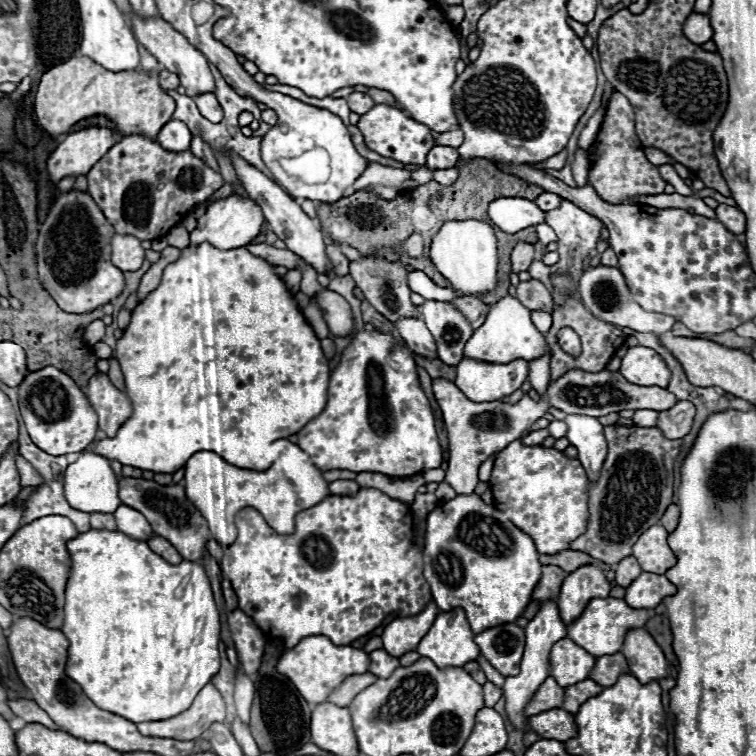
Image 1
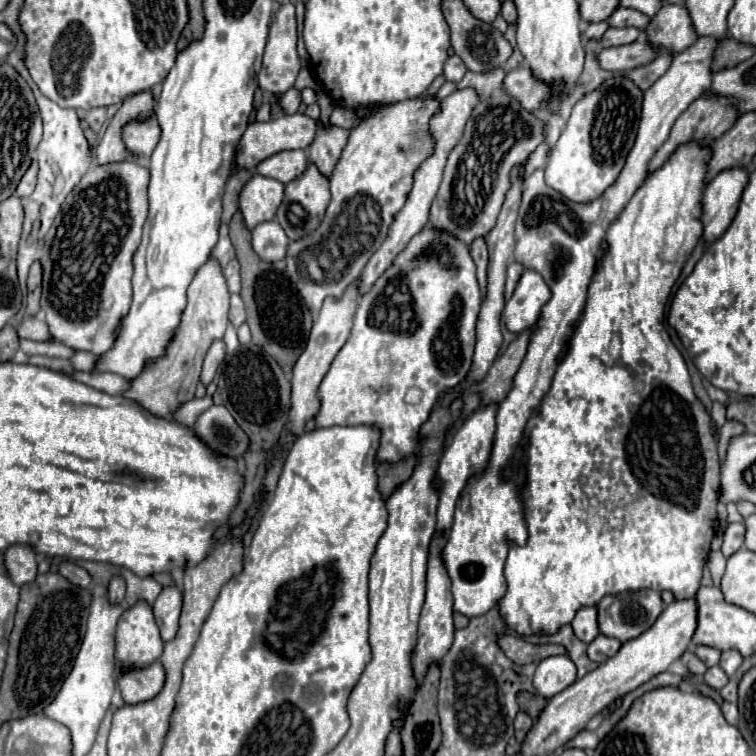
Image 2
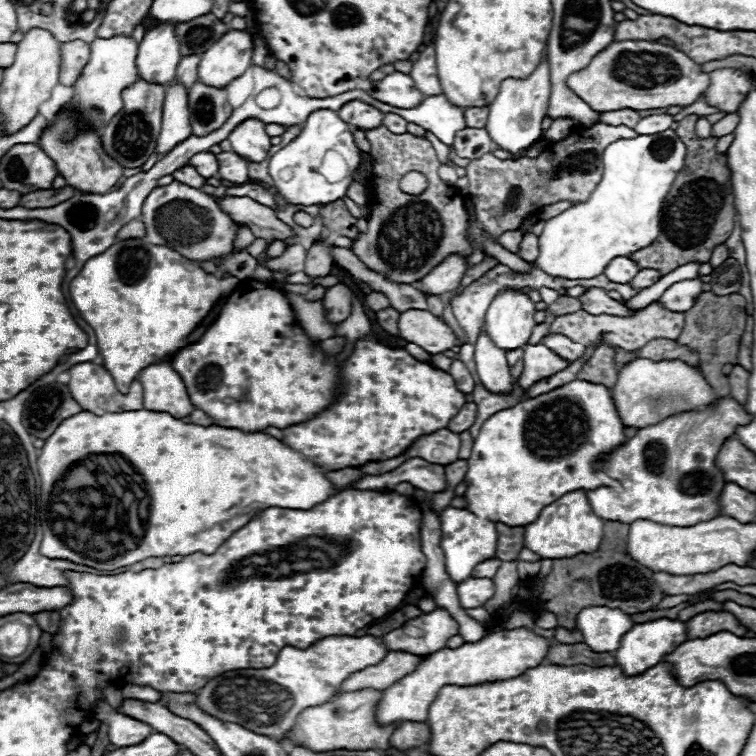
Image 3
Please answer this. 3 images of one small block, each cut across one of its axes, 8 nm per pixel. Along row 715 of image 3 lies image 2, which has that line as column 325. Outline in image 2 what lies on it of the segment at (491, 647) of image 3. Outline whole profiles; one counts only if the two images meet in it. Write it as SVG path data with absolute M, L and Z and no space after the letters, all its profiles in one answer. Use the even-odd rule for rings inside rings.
M424 226L422 232L410 240L408 248L396 256L396 264L380 276L372 292L362 296L350 338L336 354L320 384L320 410L314 418L316 428L374 426L380 432L380 446L376 454L380 464L394 464L406 456L412 456L412 452L420 448L420 428L430 418L434 406L440 404L446 408L464 394L460 386L472 370L480 304L482 296L470 250L460 244L460 240L452 240L452 236L432 232L432 228ZM410 388L420 390L420 400L410 400Z

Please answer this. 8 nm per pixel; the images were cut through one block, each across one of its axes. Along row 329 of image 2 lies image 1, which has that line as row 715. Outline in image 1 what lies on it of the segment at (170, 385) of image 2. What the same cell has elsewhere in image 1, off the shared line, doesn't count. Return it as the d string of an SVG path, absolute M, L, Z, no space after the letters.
M206 684L186 712L168 720L138 724L138 730L142 736L152 738L194 740L202 736L214 722L224 722L224 718L226 706L220 692L212 684Z

